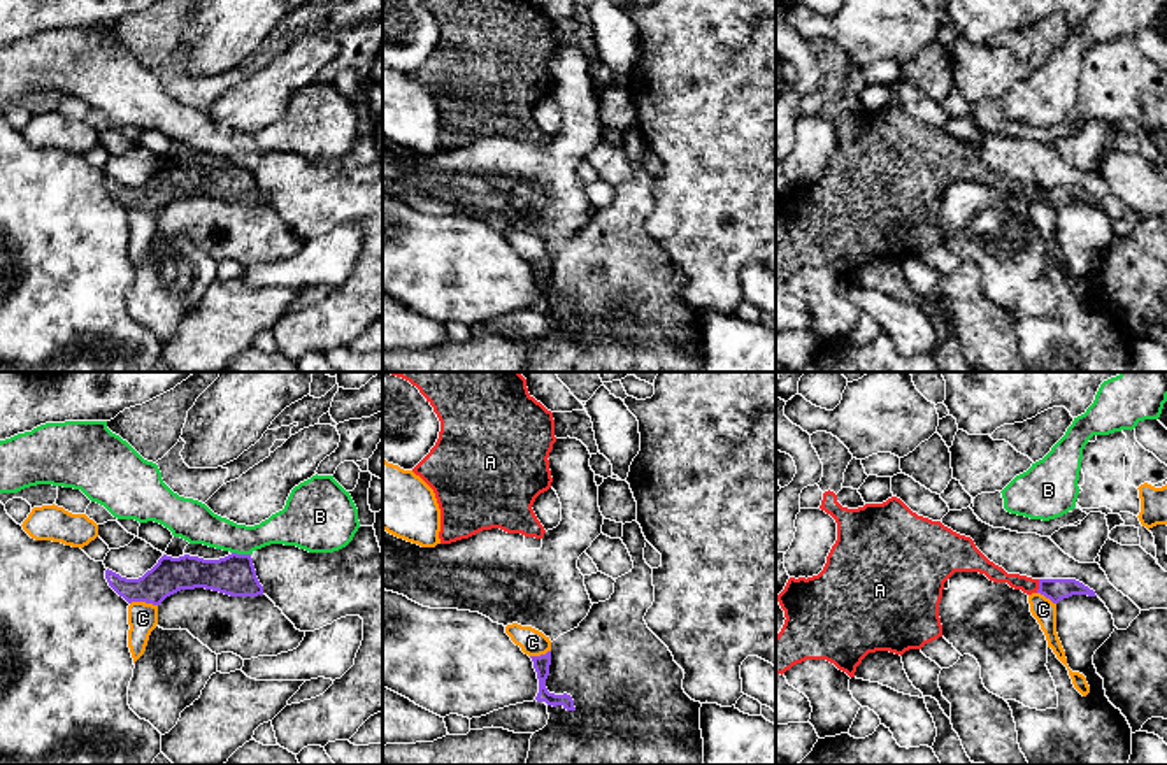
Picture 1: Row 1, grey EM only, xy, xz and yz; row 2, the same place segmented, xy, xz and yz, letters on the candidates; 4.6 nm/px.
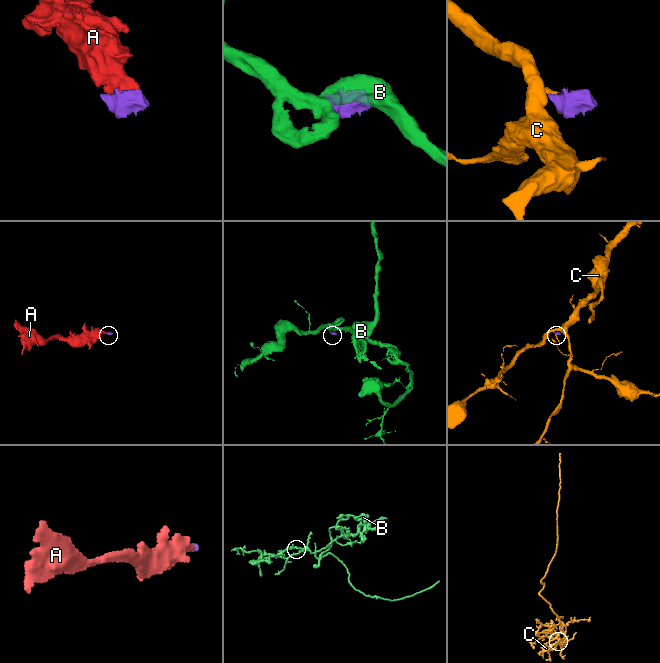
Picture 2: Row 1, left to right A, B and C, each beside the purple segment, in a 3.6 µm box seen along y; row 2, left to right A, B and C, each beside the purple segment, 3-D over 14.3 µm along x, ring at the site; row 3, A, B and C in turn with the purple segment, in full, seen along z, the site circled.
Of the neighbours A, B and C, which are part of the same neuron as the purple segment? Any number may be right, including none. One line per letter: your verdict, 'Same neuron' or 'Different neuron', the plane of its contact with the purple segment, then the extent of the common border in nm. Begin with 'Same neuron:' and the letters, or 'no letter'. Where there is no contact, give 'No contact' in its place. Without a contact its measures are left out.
Same neuron: A
A: Same neuron. Touches purple in yz. Shared border 70 nm
B: Different neuron. Touches purple in xy. Shared border 90 nm
C: Different neuron. Touches purple in xy. Shared border 130 nm

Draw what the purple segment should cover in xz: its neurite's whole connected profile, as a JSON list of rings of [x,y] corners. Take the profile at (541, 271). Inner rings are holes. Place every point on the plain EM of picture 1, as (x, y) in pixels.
[[[548,258],[546,261],[541,263],[530,263],[533,268],[533,275],[537,279],[537,286],[539,286],[539,300],[535,304],[537,309],[546,309],[548,312],[562,312],[567,318],[576,318],[574,314],[574,307],[570,302],[563,300],[563,302],[555,302],[549,300],[546,295],[546,286],[549,282],[549,272],[551,272],[551,258]]]

